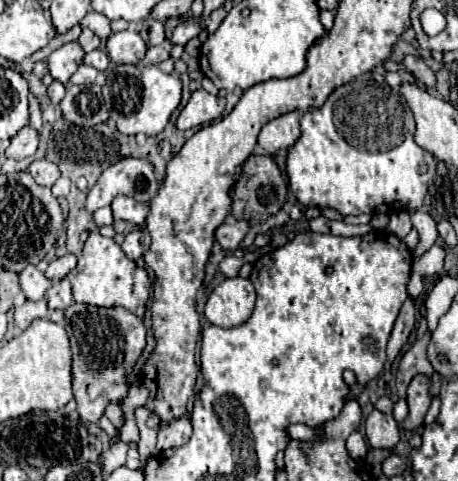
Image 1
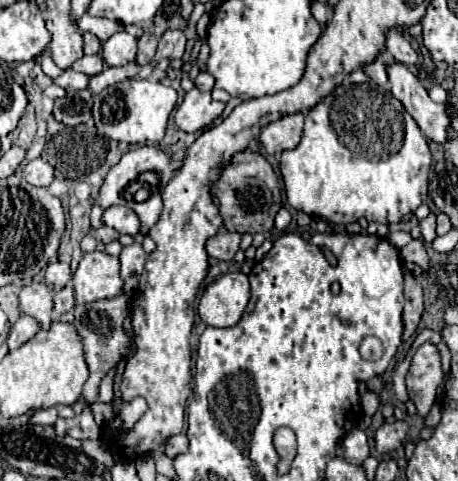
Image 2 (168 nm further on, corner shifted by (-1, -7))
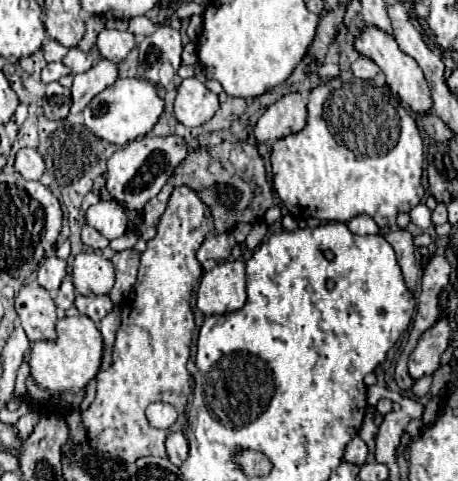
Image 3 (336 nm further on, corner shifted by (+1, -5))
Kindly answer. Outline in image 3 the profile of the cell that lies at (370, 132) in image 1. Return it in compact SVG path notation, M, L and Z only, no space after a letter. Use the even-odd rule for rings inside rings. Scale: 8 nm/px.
M337 76L311 90L307 110L307 126L301 132L281 138L271 148L273 190L283 206L293 214L303 210L327 222L349 222L359 214L367 214L381 230L395 228L397 214L415 208L425 194L421 186L423 140L415 120L399 104L397 94L387 86L375 86L373 80Z

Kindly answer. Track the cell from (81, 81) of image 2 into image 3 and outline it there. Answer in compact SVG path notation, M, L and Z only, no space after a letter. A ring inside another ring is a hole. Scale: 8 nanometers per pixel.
M49 62L43 70L41 70L41 82L43 84L49 84L49 82L55 82L63 76L67 76L71 70L67 70L67 66L63 66L61 62Z

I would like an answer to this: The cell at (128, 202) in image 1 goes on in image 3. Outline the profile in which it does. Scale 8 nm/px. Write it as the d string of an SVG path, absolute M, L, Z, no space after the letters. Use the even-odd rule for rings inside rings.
M97 202L95 206L89 206L85 212L85 224L101 232L105 238L113 240L127 232L129 220L125 214L125 208L117 202Z

